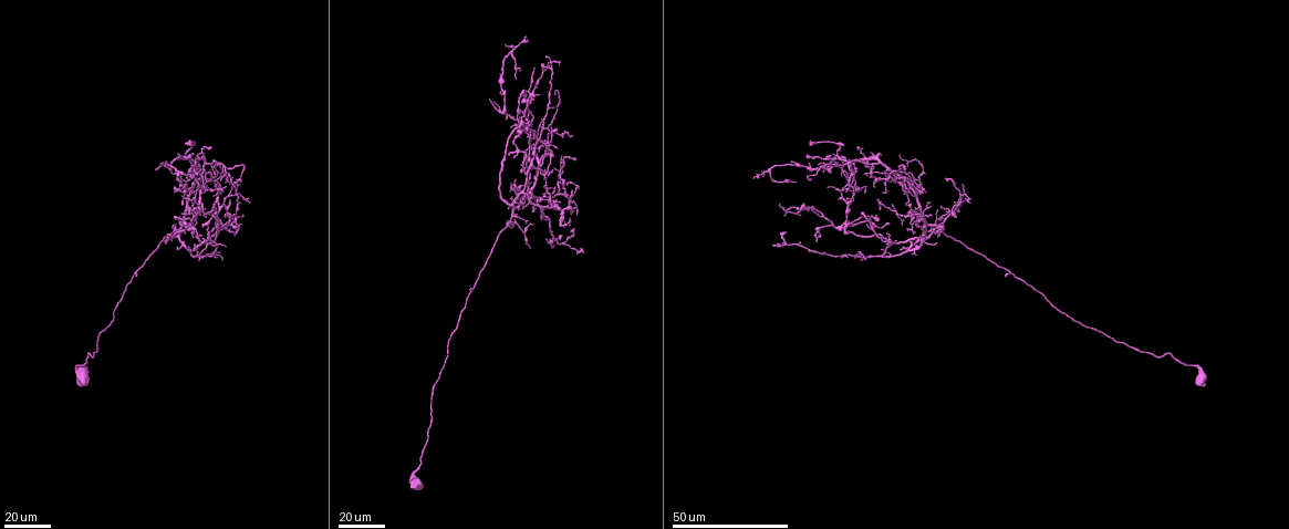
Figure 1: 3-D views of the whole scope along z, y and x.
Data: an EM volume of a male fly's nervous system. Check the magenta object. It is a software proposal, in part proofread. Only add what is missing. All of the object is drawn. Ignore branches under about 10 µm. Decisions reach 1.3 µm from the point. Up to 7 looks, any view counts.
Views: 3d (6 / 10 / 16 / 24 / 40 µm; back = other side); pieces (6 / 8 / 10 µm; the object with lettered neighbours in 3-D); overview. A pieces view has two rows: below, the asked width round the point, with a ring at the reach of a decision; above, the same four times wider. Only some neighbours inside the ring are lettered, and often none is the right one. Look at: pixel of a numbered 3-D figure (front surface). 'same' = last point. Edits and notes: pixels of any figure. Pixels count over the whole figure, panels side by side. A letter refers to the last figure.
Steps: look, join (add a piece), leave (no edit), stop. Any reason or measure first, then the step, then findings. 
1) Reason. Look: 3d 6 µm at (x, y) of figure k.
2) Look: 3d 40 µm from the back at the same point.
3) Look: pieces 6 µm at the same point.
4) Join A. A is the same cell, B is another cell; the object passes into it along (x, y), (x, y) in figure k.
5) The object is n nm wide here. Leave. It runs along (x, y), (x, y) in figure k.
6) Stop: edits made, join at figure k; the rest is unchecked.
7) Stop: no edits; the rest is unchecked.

Branch stops here. Look: 3d 24 µm at (514, 158) of figure 1.

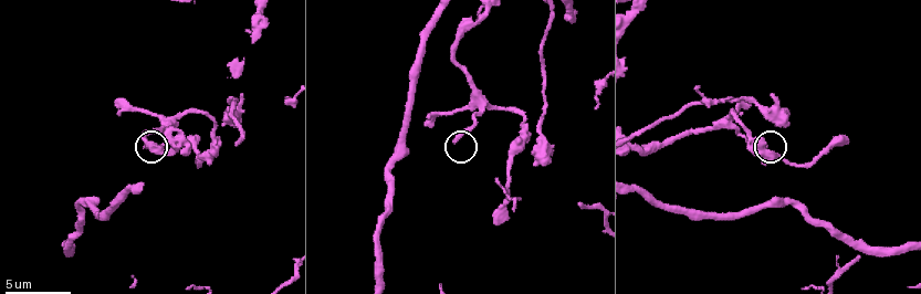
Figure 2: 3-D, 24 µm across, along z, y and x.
Look: pieces 10 µm at (456, 144) of figure 2.

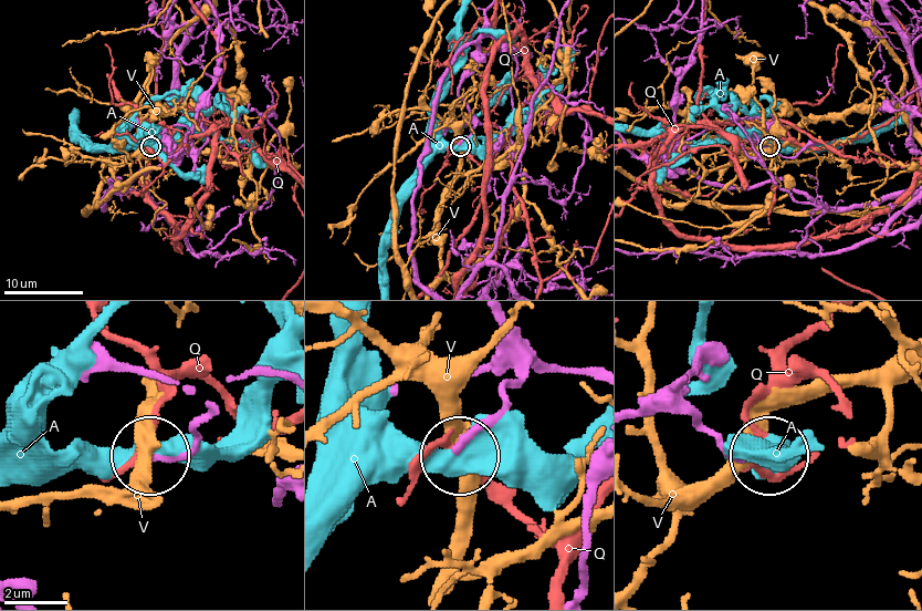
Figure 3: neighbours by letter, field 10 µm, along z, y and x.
Leave. A, Q and V are other cells; it runs along (464, 48), (480, 59), (458, 92), (474, 124), (459, 145) in figure 3; none of them fits.

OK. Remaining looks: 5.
Free end. Look: 3d 24 µm at (181, 212) of figure 1.

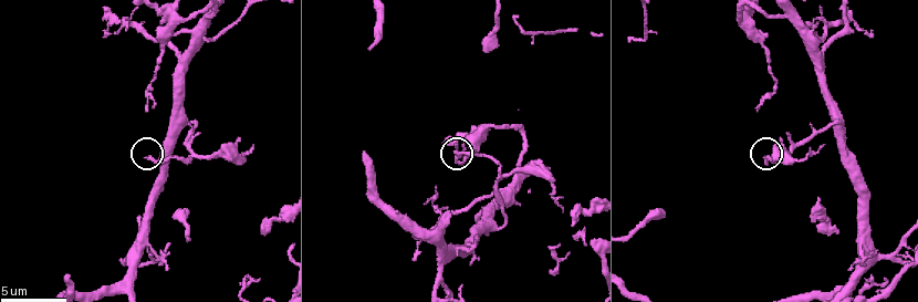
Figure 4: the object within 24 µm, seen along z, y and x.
Look: pieces 8 µm at (764, 157) of figure 4.

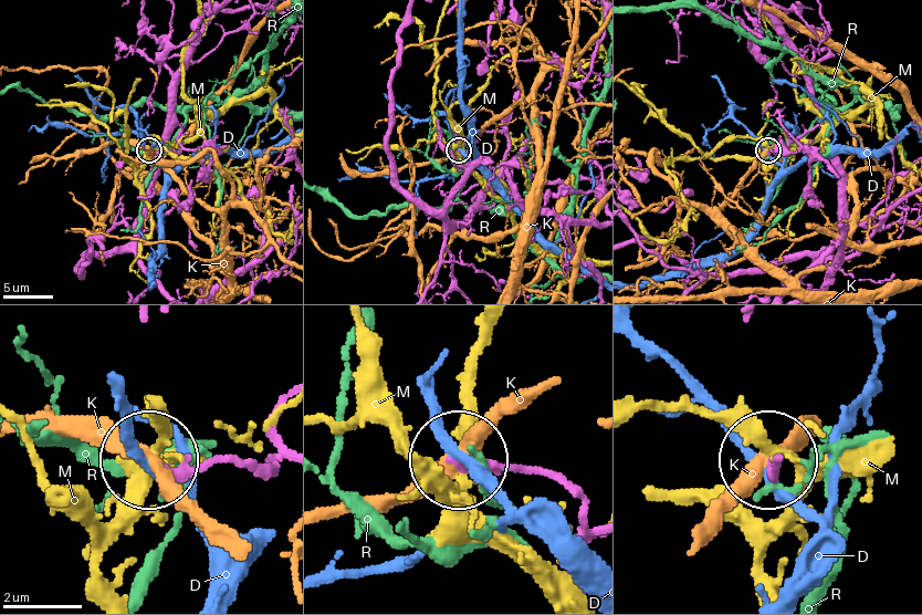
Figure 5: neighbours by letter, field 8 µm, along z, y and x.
Leave. D, K, M and R are other cells; no lettered piece goes on from it.

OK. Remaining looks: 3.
Long arm stops here. Look: 3d 24 µm at (209, 189) of figure 1.

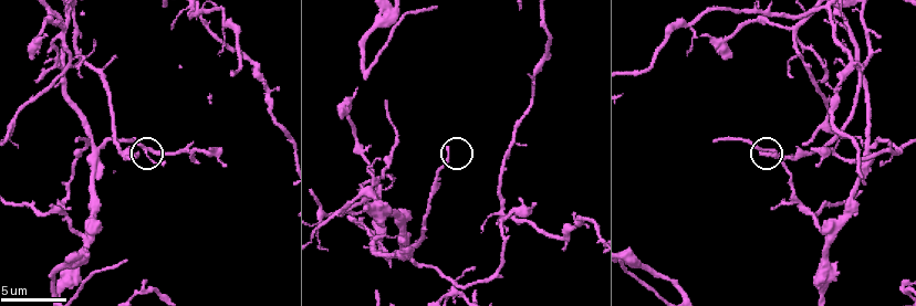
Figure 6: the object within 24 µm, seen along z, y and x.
What lies round it. Look: pieces 6 µm at (448, 147) of figure 6.

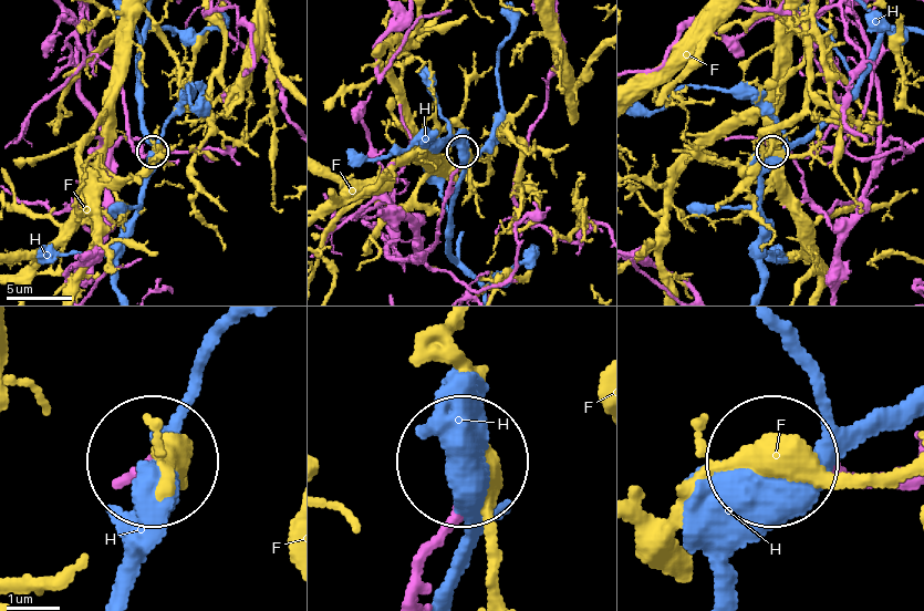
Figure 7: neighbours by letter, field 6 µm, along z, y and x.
Leave. F and H are other cells; none of them fits.

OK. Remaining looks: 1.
Branch stops here. Look: pieces 10 µm at (885, 283) of figure 4.

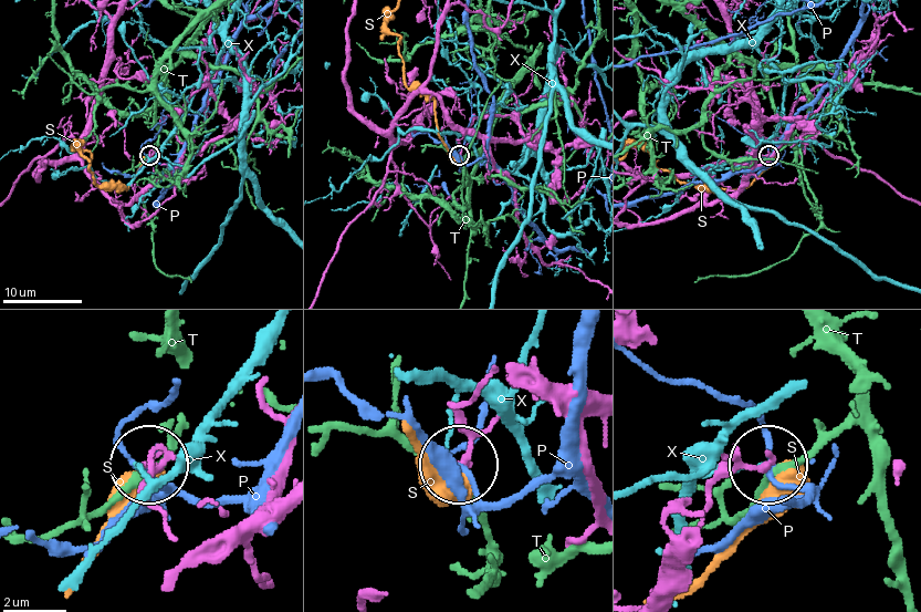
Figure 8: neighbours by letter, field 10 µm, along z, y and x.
Leave. P, S, T and X are other cells; it runs along (488, 385), (451, 406), (470, 441), (459, 462) in figure 8; no lettered piece goes on from it.

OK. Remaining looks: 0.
Stop: no edits; the rest is unchecked.

